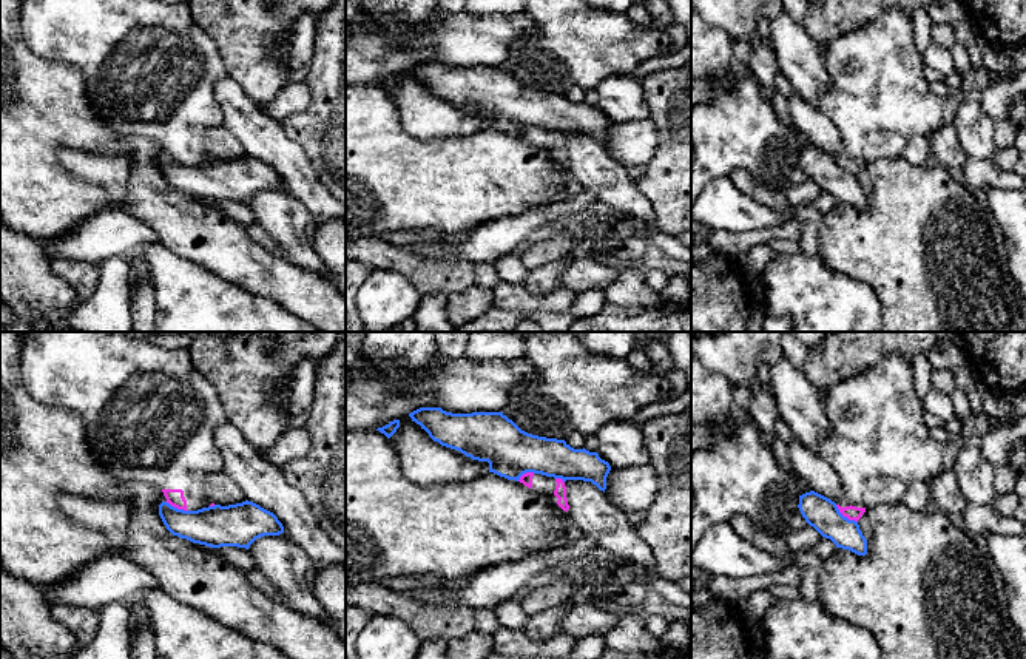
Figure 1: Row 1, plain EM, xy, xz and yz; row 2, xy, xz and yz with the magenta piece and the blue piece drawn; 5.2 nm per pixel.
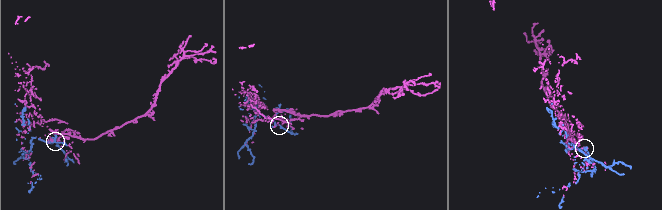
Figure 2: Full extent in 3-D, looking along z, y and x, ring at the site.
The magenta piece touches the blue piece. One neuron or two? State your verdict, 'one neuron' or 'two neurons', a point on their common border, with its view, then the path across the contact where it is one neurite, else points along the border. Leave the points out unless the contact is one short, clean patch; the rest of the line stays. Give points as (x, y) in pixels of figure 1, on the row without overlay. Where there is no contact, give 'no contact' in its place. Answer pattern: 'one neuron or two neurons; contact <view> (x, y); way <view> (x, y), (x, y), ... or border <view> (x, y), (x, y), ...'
two neurons; contact yz (846, 170)

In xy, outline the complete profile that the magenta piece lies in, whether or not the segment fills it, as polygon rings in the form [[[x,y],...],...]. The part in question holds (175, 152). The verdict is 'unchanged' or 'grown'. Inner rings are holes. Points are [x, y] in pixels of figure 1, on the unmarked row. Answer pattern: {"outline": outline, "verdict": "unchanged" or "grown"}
{"outline": [[[22,0],[22,34],[39,56],[80,68],[94,113],[123,137],[160,142],[167,157],[184,165],[208,162],[207,131],[224,127],[214,85],[227,68],[216,43],[193,20],[188,3],[159,0]]], "verdict": "grown"}

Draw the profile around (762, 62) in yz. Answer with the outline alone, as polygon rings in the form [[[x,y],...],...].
[[[762,17],[758,19],[758,32],[761,37],[761,45],[756,49],[753,49],[748,65],[756,74],[756,77],[759,79],[761,85],[773,91],[771,106],[775,110],[775,114],[782,123],[791,128],[799,150],[810,147],[812,144],[808,137],[801,131],[798,131],[793,125],[788,110],[788,99],[782,93],[779,93],[775,86],[775,77],[779,71],[779,66],[778,66],[775,49],[770,45],[771,40],[770,22],[767,19]]]

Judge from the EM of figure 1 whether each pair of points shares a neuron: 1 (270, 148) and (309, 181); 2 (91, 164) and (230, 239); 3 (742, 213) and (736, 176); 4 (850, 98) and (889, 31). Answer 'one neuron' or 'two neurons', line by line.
1: one neuron
2: two neurons
3: two neurons
4: one neuron

